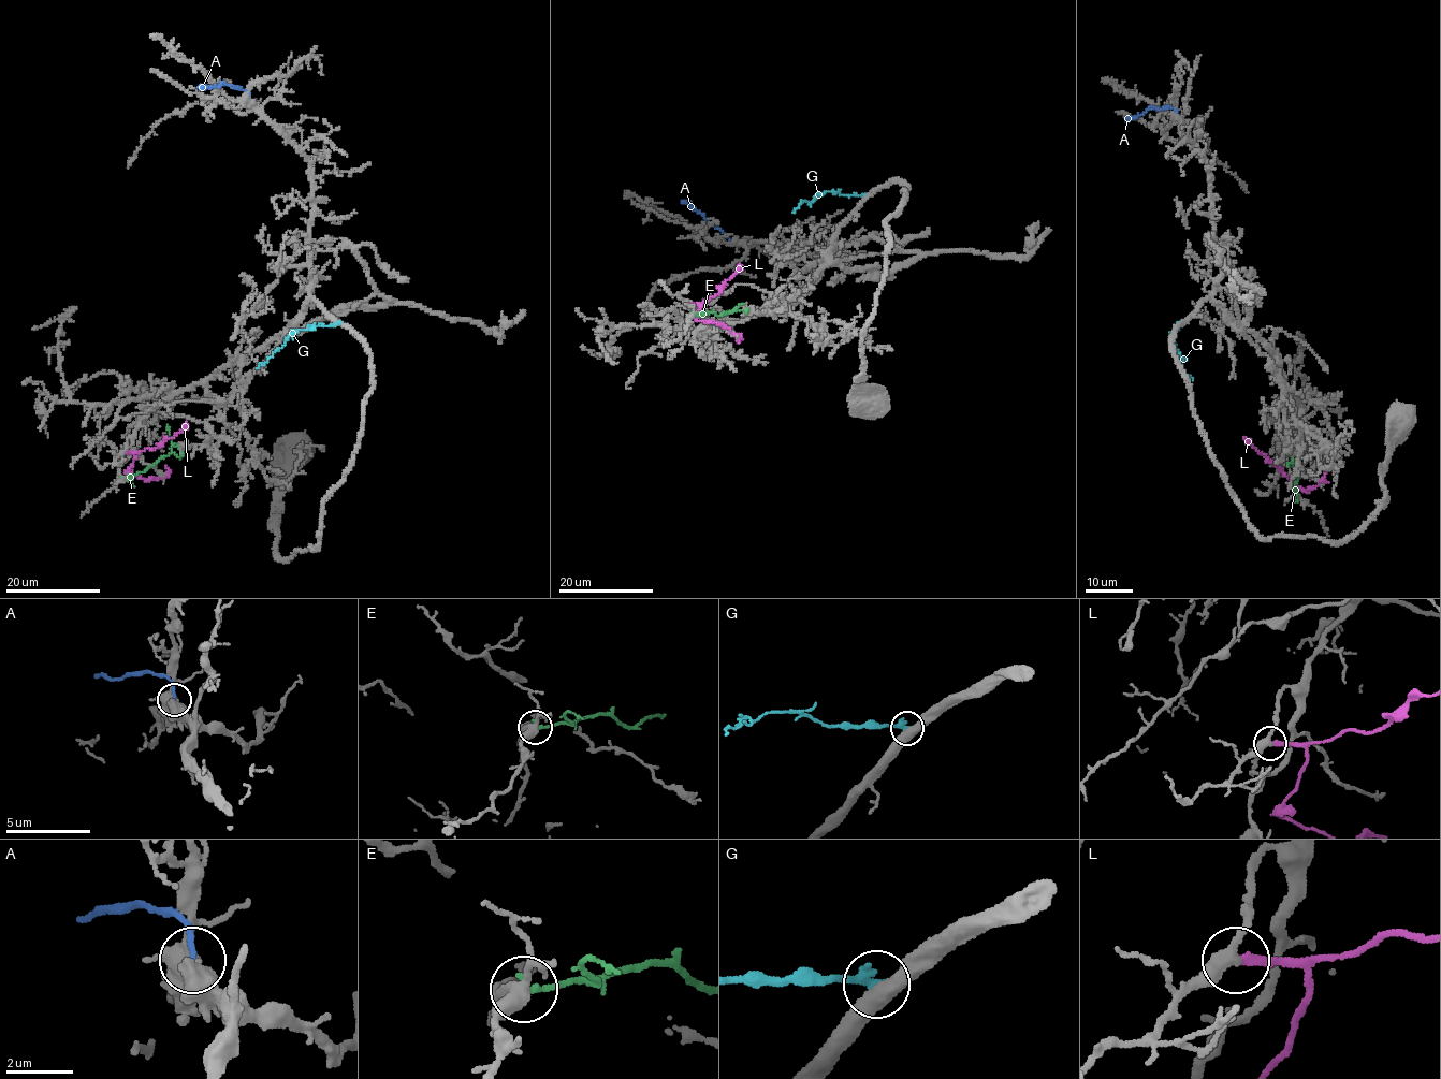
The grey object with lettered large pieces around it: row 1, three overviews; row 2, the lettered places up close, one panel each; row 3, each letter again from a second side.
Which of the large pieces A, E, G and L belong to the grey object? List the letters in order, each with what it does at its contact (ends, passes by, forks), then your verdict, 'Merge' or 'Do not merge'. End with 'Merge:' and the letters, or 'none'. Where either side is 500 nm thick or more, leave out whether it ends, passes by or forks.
A: Do not merge
E: It ends there. Do not merge
G: It ends there. Do not merge
L: It ends there. Do not merge
Merge: none

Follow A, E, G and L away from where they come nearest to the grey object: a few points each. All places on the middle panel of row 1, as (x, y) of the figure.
A: (741, 243), (712, 227), (682, 200)
E: (692, 316), (710, 312), (721, 315), (734, 309), (745, 311)
G: (865, 195), (842, 195), (827, 191), (810, 203), (801, 201), (792, 213)
L: (688, 303), (699, 304), (697, 319), (723, 324), (740, 340), (737, 340)

